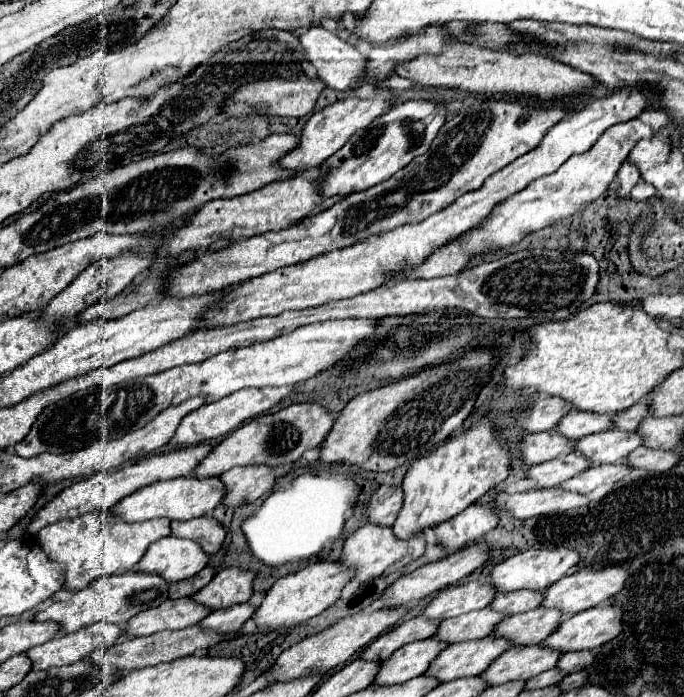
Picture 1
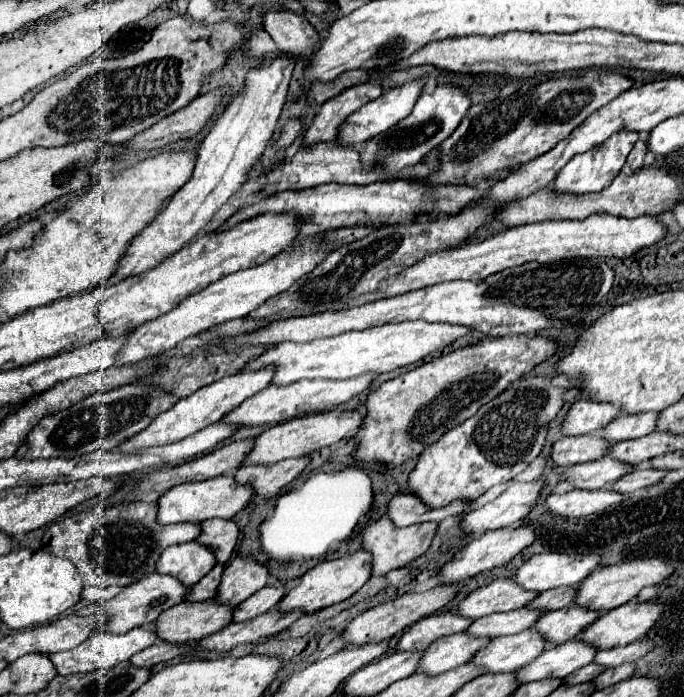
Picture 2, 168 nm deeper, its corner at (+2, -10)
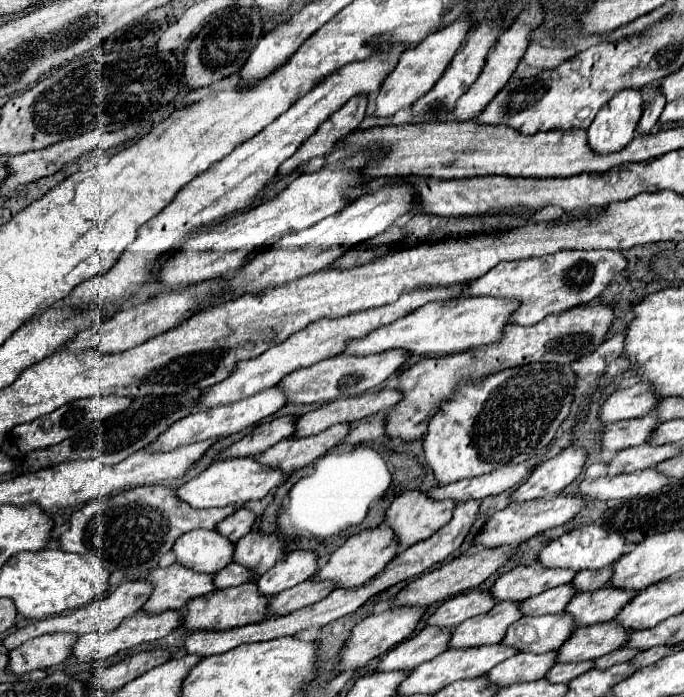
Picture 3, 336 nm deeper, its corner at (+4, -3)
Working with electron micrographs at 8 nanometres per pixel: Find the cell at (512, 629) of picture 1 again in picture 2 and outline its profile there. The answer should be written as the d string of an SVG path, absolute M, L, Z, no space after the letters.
M573 604L555 612L545 612L535 622L535 630L549 642L549 644L563 644L571 638L577 638L587 624L597 620L597 612L587 612L585 608L575 608Z

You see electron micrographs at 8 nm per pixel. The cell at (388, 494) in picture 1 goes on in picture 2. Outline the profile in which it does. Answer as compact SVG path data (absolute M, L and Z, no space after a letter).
M395 494L387 506L385 516L395 524L395 526L411 526L417 522L441 522L447 516L453 514L461 514L465 510L467 504L451 504L447 508L439 508L439 510L431 510L425 508L425 504L413 496L413 494Z

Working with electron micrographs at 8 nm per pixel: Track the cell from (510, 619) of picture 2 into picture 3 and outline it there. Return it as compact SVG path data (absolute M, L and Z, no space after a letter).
M567 583L553 589L543 591L537 597L531 597L529 601L521 603L523 615L545 615L545 613L563 613L567 603L577 595L577 589Z

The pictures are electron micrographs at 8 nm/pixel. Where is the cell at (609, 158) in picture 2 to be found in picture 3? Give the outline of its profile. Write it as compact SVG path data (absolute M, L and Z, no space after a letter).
M623 89L613 95L587 129L591 149L595 153L621 151L635 137L641 113L643 95L639 89Z

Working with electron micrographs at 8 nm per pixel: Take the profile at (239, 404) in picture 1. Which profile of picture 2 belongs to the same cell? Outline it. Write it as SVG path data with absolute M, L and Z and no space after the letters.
M359 376L359 378L351 378L351 380L299 380L289 386L267 386L265 390L253 394L251 398L243 400L243 404L239 404L231 412L227 412L227 416L223 416L221 422L237 424L239 428L287 422L287 420L303 416L303 414L321 412L325 408L329 410L337 404L343 404L347 400L351 400L353 396L365 392L373 380L375 380L375 376Z

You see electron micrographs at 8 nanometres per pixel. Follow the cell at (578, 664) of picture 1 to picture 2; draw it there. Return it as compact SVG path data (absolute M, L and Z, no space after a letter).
M643 638L643 640L627 644L627 646L619 646L619 648L611 648L611 650L599 650L593 658L593 664L599 664L605 668L617 668L625 662L633 662L633 660L641 658L649 650L651 650L651 642L647 638Z

